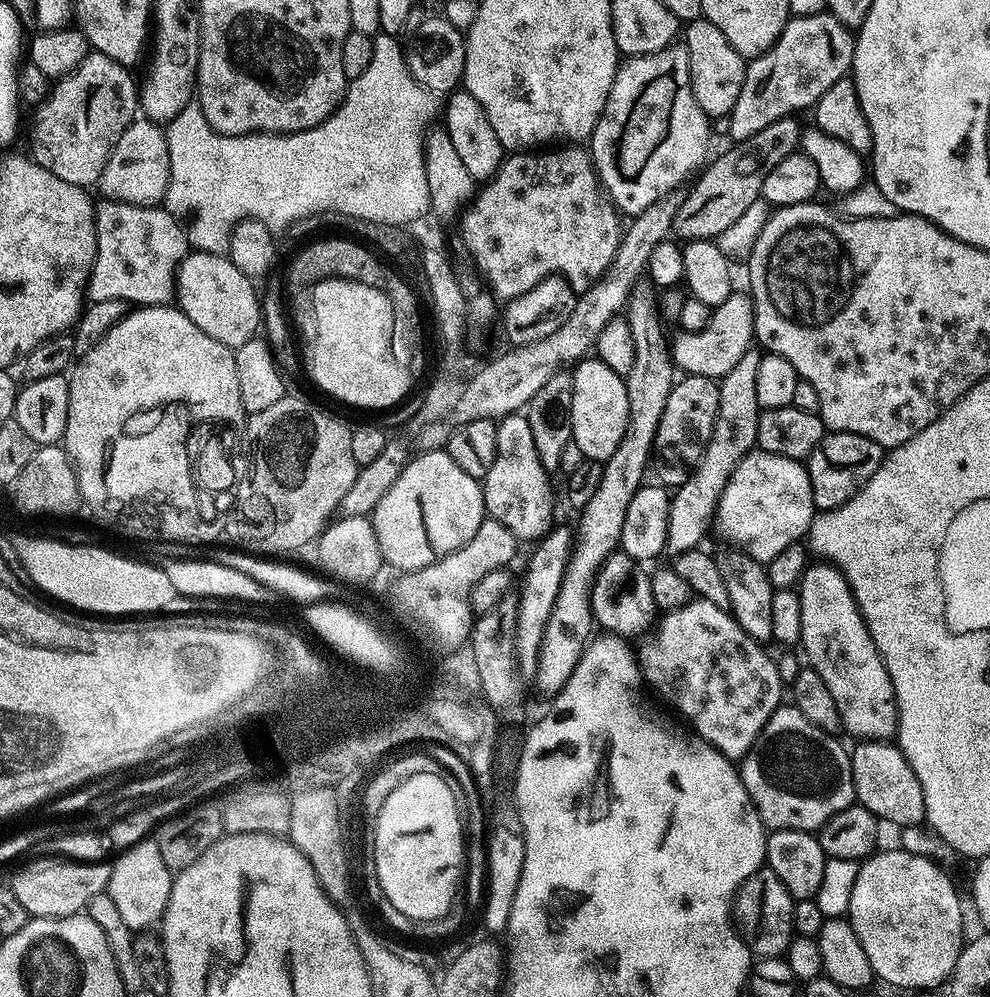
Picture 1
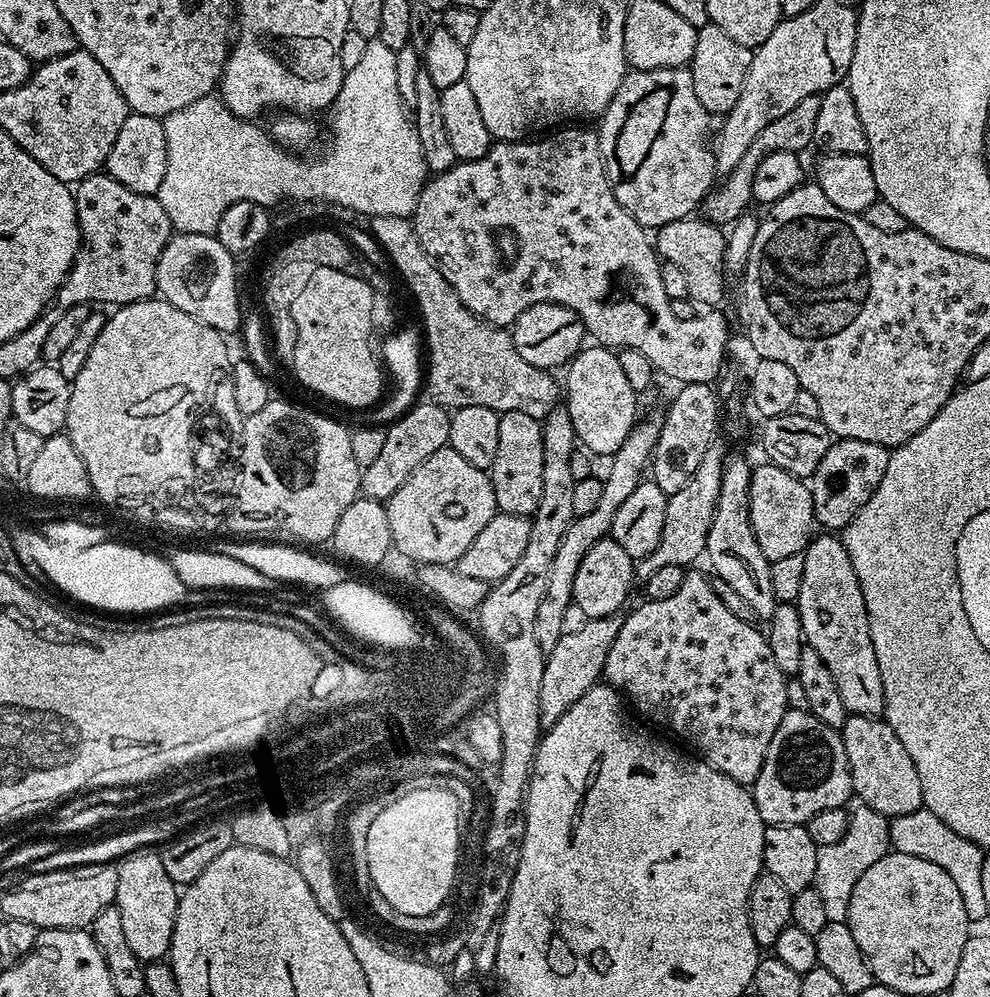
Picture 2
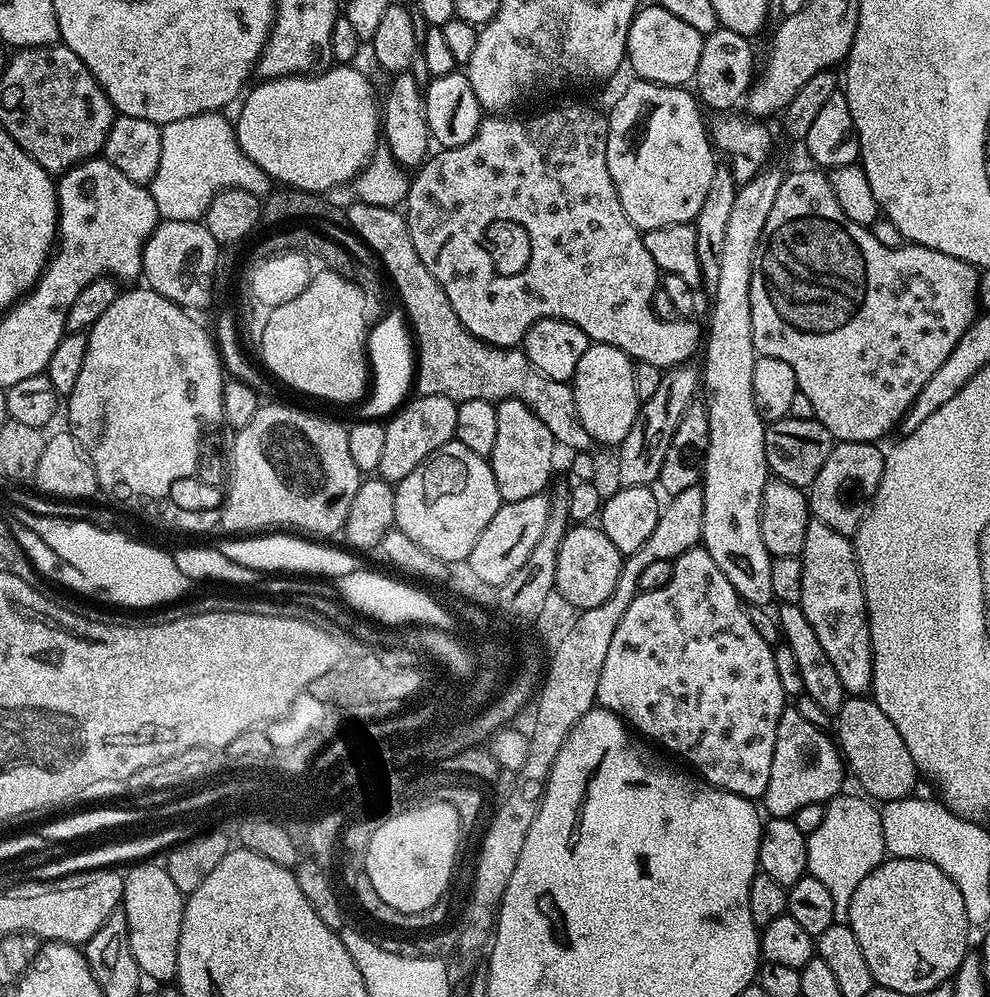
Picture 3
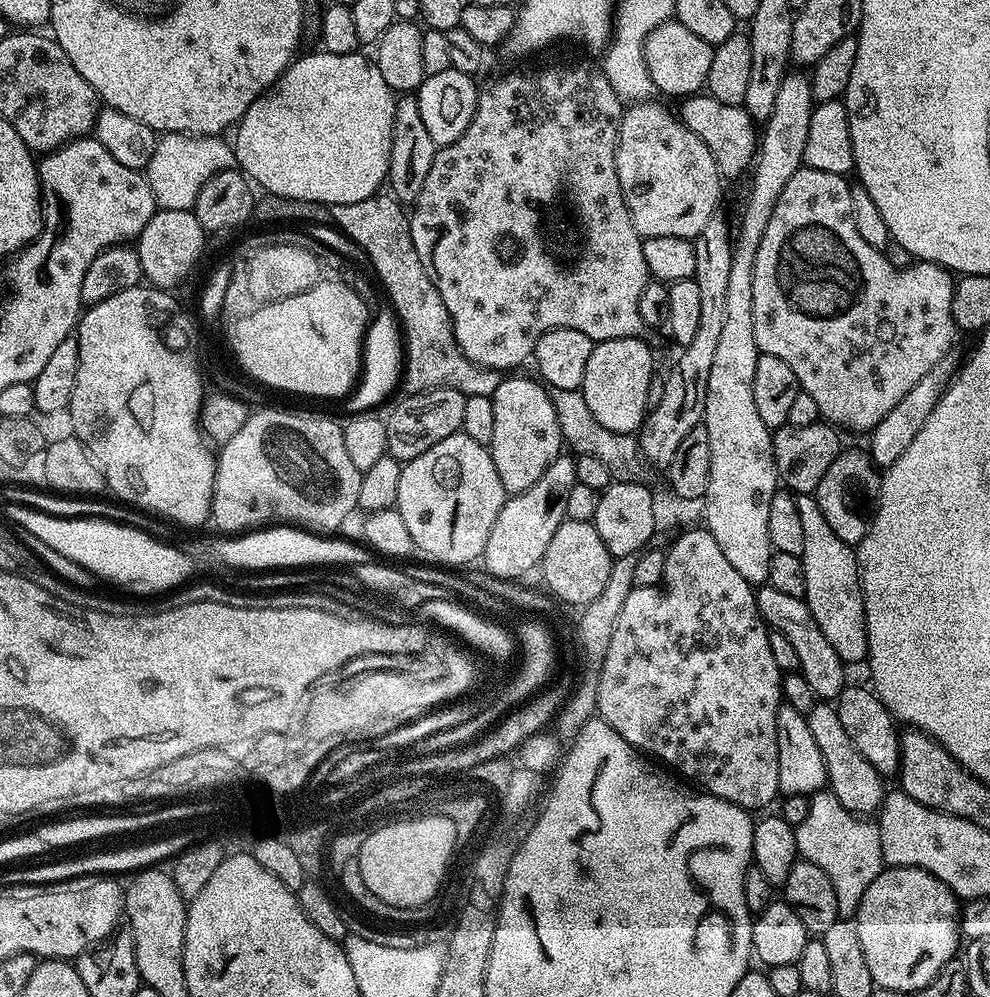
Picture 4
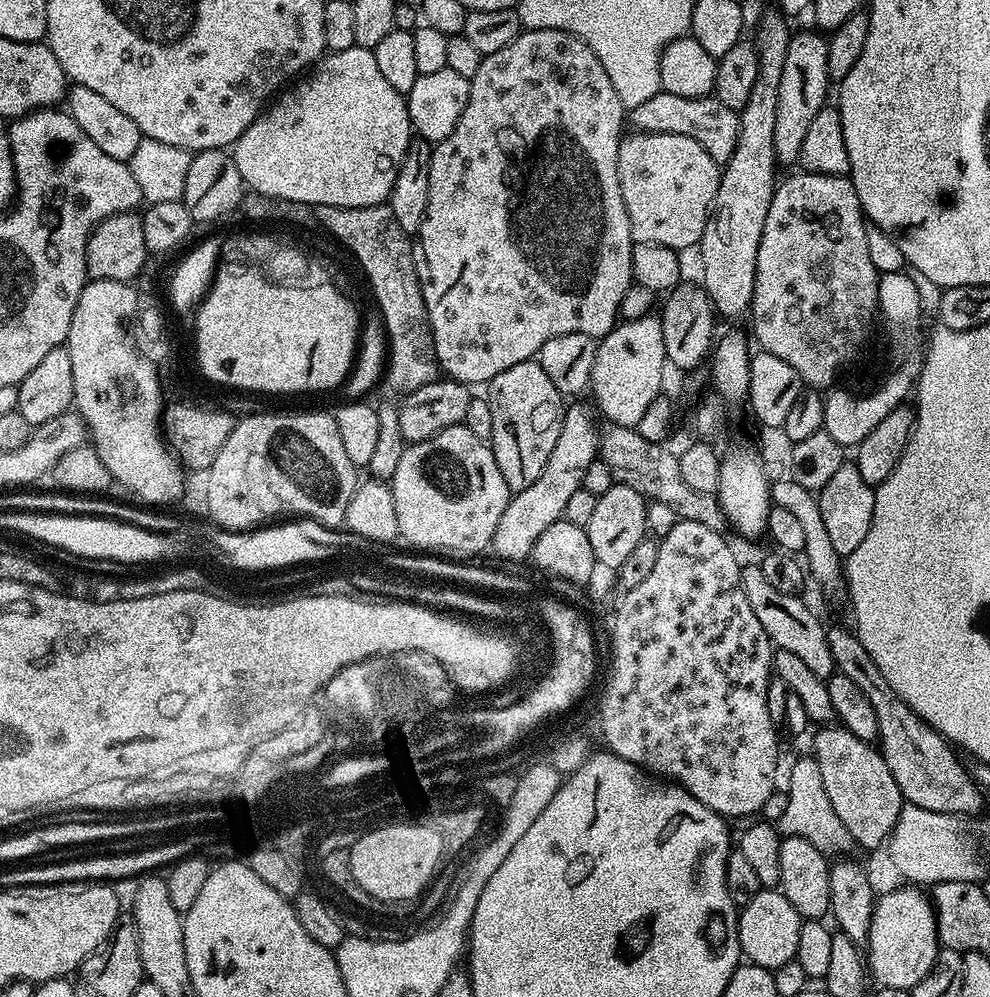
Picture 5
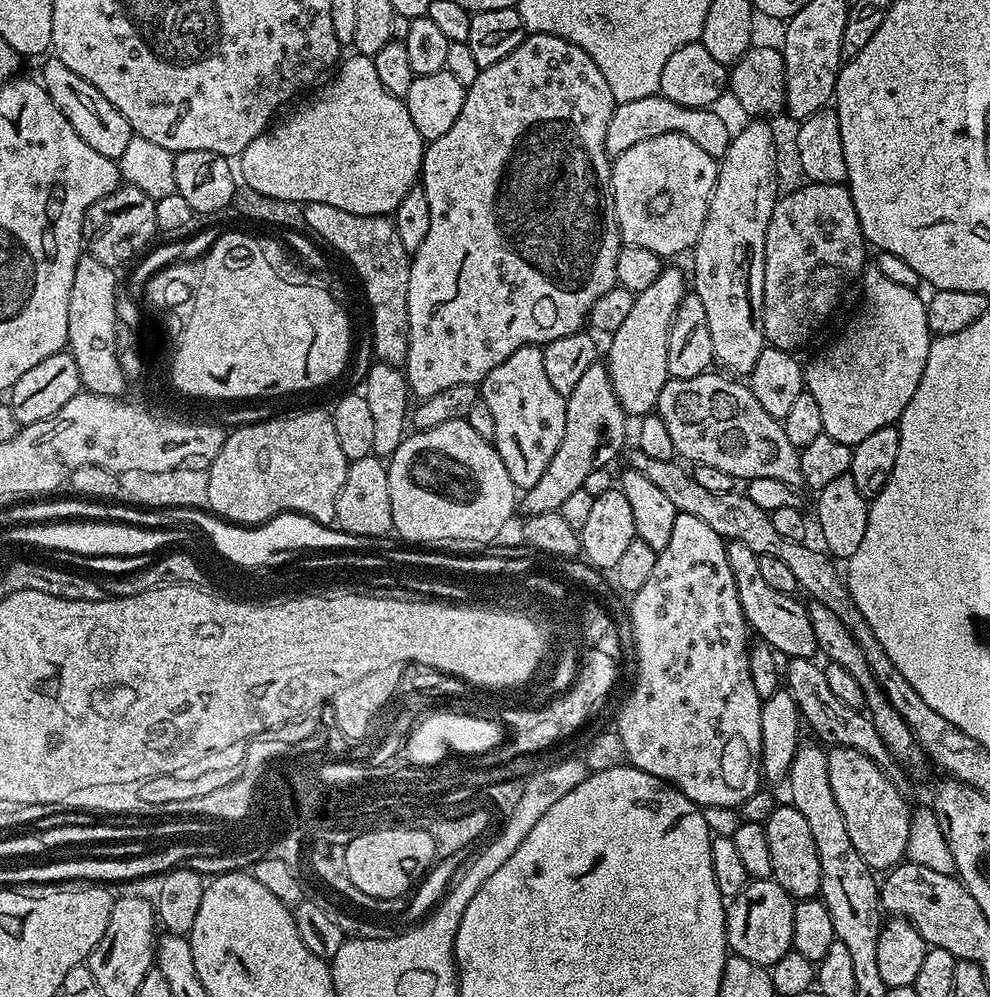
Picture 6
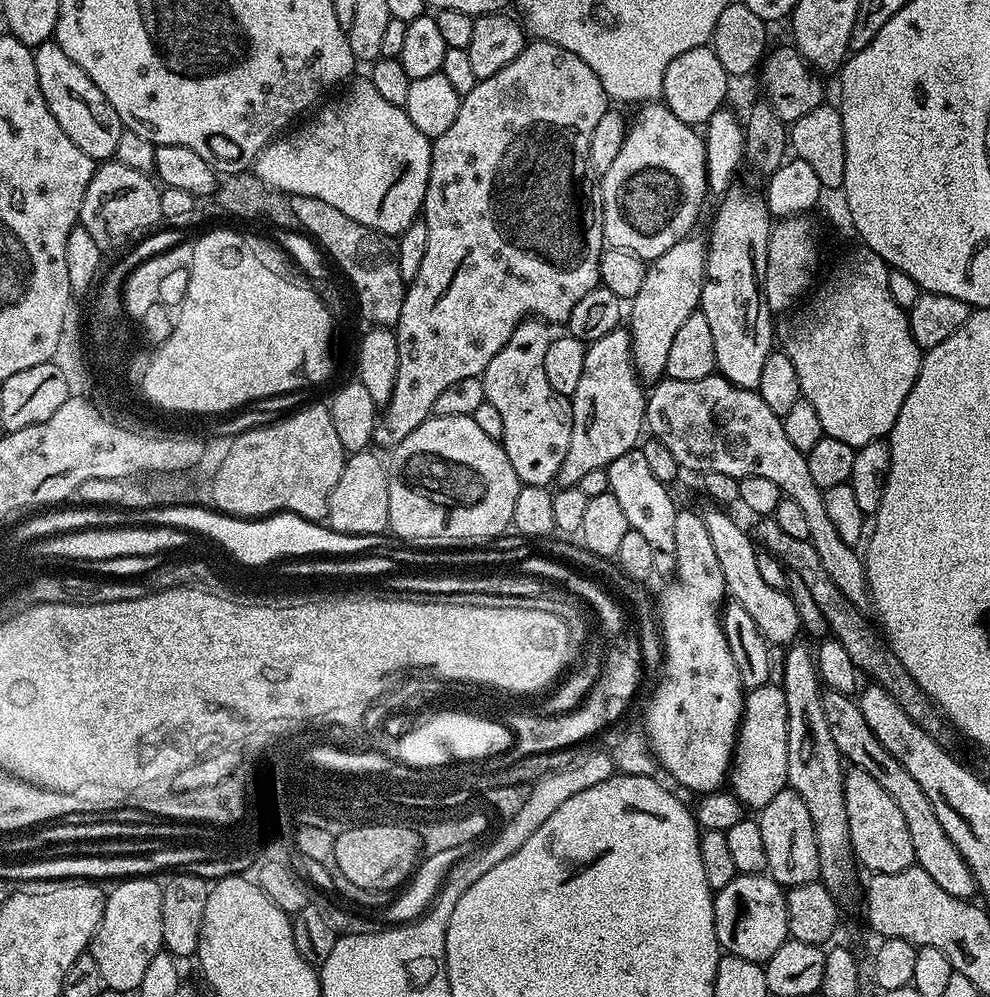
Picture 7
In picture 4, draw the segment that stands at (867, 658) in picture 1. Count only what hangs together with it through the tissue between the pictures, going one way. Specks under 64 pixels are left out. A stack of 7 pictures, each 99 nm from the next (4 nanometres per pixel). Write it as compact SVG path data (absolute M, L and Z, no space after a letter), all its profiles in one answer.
M800 494L796 496L798 515L802 517L802 542L804 543L804 569L806 570L806 594L810 614L814 614L814 622L822 629L826 642L834 646L834 654L852 666L868 658L868 635L866 634L866 614L864 613L864 595L860 589L860 567L856 561L853 545L842 542L826 518L822 518L822 510L818 510L815 495Z

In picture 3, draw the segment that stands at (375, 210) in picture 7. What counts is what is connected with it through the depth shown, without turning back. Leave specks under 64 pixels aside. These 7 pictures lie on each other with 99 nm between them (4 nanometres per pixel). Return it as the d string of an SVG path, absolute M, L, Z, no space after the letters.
M336 64L315 74L279 76L273 80L261 79L259 83L256 85L253 83L247 89L246 95L243 97L243 100L245 99L244 105L241 106L240 113L234 116L234 127L236 129L236 137L238 138L238 146L242 146L246 158L250 158L250 162L254 162L254 166L258 166L268 175L269 181L275 182L280 186L301 188L304 192L328 194L331 188L336 188L339 184L351 185L361 171L368 167L369 162L372 161L373 156L378 151L376 143L380 144L382 140L382 108L378 103L378 92L376 96L371 82L356 69L356 66L352 64Z

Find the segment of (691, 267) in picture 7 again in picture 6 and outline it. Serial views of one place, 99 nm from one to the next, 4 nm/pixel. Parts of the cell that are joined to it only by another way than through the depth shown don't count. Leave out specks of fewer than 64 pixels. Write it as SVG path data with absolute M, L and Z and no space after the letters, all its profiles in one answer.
M672 266L654 278L647 290L635 293L630 314L623 320L622 326L611 333L608 344L606 367L610 382L622 410L629 417L639 418L649 415L662 394L662 386L670 378L668 375L668 339L678 302L682 302L686 291L686 276Z

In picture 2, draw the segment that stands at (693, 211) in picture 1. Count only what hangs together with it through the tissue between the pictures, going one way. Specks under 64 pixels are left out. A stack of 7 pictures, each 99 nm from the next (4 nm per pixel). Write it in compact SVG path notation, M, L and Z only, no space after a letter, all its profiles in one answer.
M820 96L802 98L802 102L798 102L798 106L791 108L787 114L782 114L782 118L770 122L770 126L766 126L766 130L762 130L762 134L758 134L758 138L754 138L754 142L750 142L750 150L746 150L746 154L742 154L738 166L734 166L734 170L730 170L730 174L723 177L704 197L702 216L707 223L731 226L739 216L745 215L749 211L748 204L753 203L754 174L758 170L762 158L766 158L772 152L800 154L803 153L803 148L811 149L813 147L812 139L814 138L814 125L818 119L819 105Z

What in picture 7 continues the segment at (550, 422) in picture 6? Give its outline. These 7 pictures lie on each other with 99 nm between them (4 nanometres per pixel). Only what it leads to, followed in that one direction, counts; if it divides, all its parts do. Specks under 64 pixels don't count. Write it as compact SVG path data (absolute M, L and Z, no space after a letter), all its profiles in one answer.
M529 318L522 321L514 330L514 334L510 334L510 342L506 342L506 346L502 346L502 350L498 350L498 354L494 354L494 358L490 358L490 366L486 366L483 374L484 381L484 399L490 402L490 406L498 409L498 414L502 417L502 428L504 430L503 446L506 454L510 458L510 466L514 466L514 474L518 474L521 485L530 488L543 488L551 485L556 479L558 470L562 466L562 462L566 458L566 450L570 450L570 430L574 426L574 418L572 417L572 401L567 396L557 396L553 393L550 381L546 378L546 370L544 363L546 362L546 350L550 346L550 342L554 339L554 332L545 321L539 318Z

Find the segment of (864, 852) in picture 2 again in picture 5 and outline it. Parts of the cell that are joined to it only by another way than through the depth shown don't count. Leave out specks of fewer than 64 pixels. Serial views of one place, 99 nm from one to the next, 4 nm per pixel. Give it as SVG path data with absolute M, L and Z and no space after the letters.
M806 752L795 760L790 770L786 791L788 798L785 813L776 822L781 835L804 837L812 845L817 846L818 850L822 850L826 854L833 854L832 852L840 852L836 854L849 853L846 851L853 848L854 841L830 804L830 799L826 795L820 778L818 762L811 753Z

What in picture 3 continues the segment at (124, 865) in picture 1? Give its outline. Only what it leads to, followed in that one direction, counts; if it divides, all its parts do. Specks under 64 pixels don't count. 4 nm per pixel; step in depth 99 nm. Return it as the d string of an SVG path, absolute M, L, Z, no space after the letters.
M136 862L124 876L122 910L128 923L130 954L138 962L141 973L152 980L175 981L178 970L178 938L182 934L185 893L174 886L167 867L163 863Z

